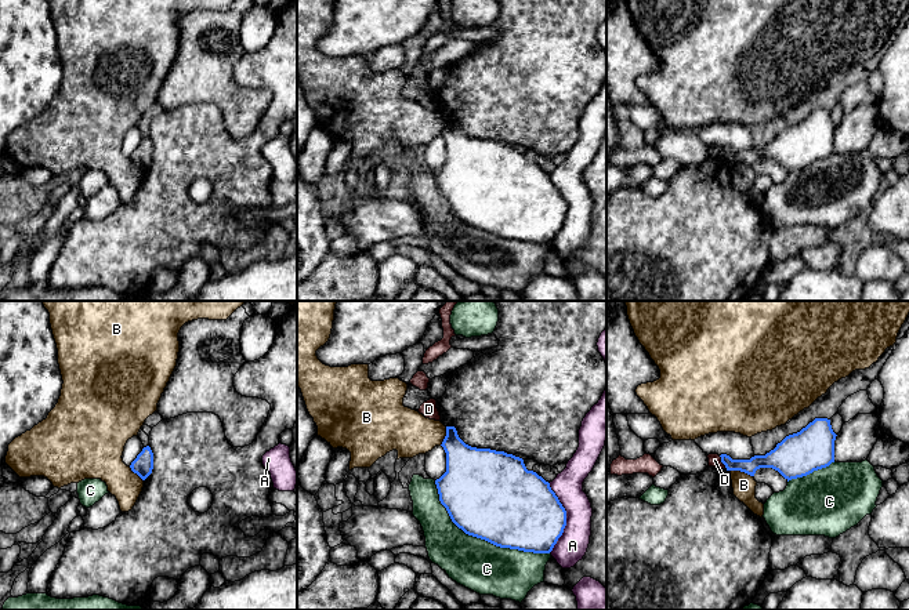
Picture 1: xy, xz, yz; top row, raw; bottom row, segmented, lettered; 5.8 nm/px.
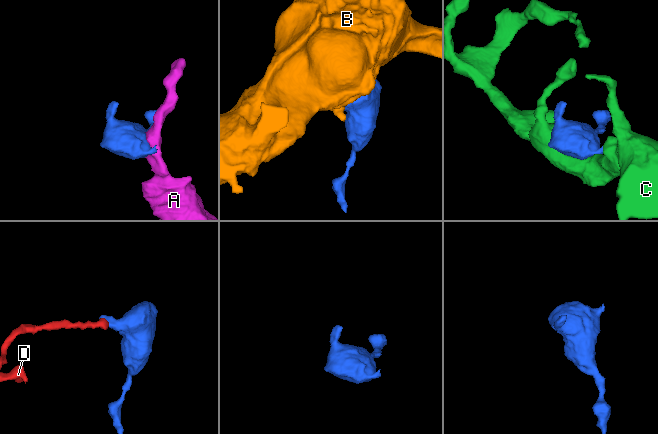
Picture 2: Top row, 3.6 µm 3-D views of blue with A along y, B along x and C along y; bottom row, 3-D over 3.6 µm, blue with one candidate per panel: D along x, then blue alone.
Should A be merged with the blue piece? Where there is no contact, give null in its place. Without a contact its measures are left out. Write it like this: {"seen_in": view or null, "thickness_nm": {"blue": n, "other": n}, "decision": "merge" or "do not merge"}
{"seen_in": "xz", "thickness_nm": {"blue": 420, "other": 180}, "decision": "do not merge"}

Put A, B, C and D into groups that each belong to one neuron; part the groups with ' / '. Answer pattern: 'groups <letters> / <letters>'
groups A / B / C / D

